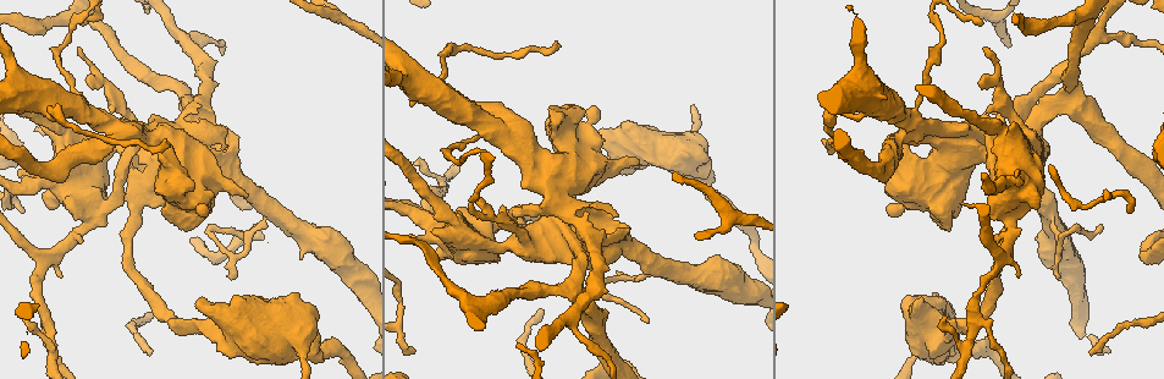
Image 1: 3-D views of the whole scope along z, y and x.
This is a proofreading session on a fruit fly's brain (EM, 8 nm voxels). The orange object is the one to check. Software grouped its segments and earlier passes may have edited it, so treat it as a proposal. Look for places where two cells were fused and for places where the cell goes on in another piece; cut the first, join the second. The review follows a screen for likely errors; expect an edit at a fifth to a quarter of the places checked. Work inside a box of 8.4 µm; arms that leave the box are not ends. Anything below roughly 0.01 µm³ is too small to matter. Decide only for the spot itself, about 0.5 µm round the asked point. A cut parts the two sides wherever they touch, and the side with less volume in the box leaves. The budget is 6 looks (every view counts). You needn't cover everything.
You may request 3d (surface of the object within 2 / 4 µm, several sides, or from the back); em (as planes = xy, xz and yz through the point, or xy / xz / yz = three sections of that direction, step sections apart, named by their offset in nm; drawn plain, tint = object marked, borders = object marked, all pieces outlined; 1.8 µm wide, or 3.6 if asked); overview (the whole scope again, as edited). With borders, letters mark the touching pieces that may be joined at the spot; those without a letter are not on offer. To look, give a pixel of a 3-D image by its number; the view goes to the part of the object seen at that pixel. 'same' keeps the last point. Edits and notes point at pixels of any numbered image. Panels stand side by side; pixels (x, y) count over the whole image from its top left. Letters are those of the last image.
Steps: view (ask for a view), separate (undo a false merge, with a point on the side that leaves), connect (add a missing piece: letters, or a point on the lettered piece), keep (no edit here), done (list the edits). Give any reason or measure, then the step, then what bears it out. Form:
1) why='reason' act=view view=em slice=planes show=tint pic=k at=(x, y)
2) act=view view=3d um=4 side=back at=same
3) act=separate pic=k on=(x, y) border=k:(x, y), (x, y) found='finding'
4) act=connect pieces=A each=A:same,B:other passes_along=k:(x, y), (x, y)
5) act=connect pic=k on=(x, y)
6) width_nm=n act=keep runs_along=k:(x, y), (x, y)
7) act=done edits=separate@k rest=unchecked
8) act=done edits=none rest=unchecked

why='calibre changes' act=view view=em um=3.6 slice=yz step=8 show=borders pic=1 at=(695, 168)

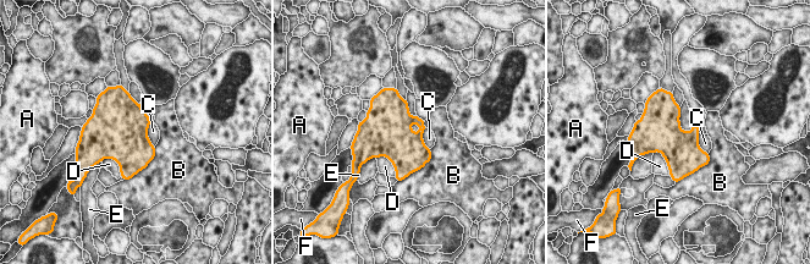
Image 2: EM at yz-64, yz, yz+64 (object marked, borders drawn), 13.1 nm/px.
longest_contact=B:500nm act=keep each=A:other,B:other,C:other,D:other,E:other,F:other border=2:(149, 124), (148, 138), (154, 147) found='all the same cell'

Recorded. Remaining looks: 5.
why='tapers out' act=view view=3d um=4 pic=1 at=(148, 352)

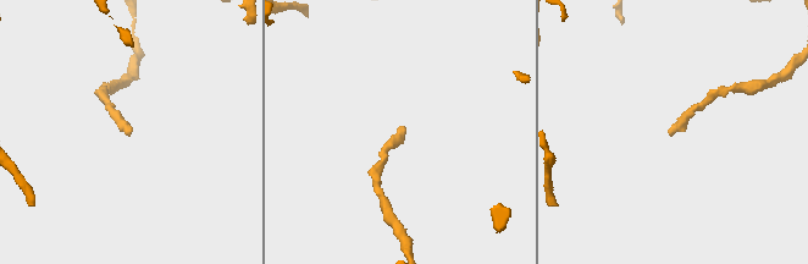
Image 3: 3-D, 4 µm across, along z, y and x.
why='shape alone is not enough' act=view view=em slice=planes show=plain pic=3 at=(126, 134)

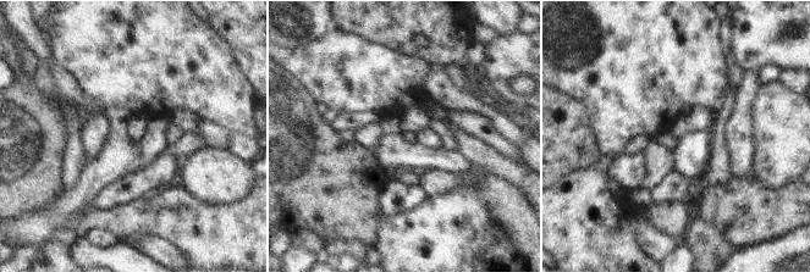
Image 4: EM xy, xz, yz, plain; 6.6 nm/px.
act=view view=em slice=planes show=borders at=same

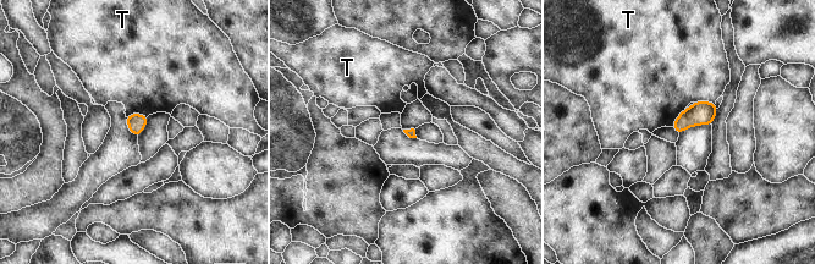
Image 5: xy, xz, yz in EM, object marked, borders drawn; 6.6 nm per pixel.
longest_contact=T:150nm act=keep each=T:other found='none of them fits'

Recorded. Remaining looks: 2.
act=done edits=none rest=unchecked

